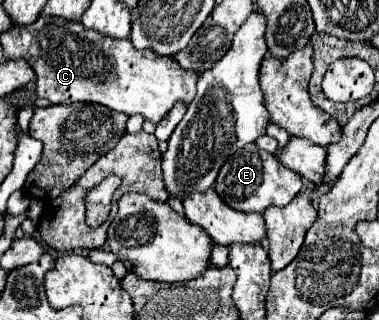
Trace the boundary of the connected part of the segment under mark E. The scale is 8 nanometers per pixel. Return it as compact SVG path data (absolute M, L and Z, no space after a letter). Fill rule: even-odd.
M247 144L239 148L233 156L227 158L227 162L221 166L215 192L221 196L221 200L241 212L263 212L269 206L285 206L289 204L301 190L301 176L287 170L273 154L263 152L255 144Z

